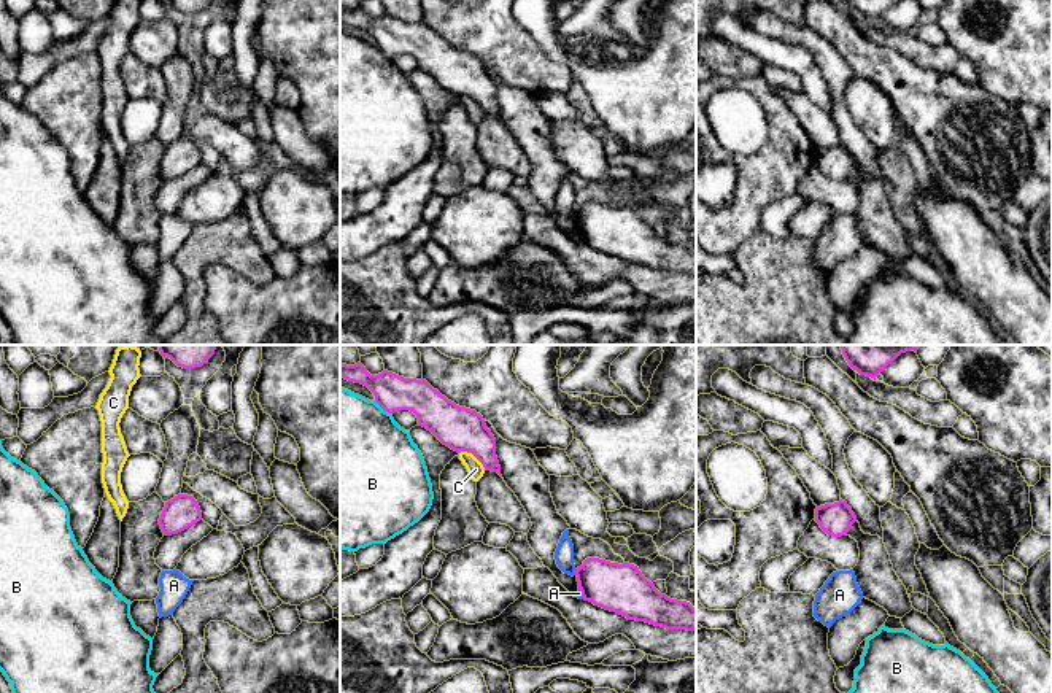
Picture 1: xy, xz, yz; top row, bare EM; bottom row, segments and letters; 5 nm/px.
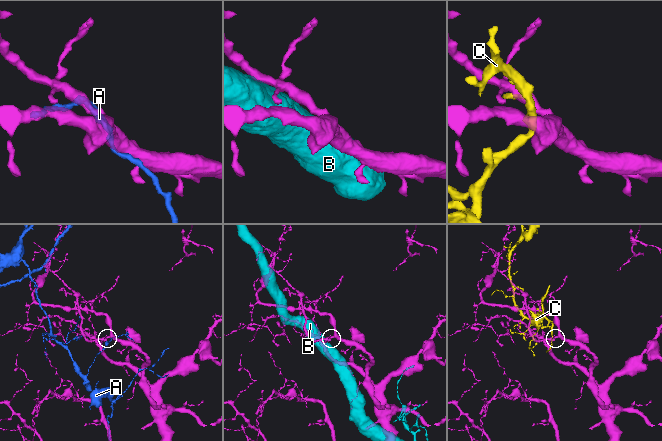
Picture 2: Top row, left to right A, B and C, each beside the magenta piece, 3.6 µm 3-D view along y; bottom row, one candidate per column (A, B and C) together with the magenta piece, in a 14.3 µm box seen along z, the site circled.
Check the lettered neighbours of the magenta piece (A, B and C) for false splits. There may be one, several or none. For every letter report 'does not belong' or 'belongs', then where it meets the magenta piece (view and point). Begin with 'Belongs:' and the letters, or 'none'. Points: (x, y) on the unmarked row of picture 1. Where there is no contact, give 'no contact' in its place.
Belongs: none
A: does not belong | xz (576, 216)
B: does not belong | xz (383, 53)
C: does not belong | xz (474, 99)

